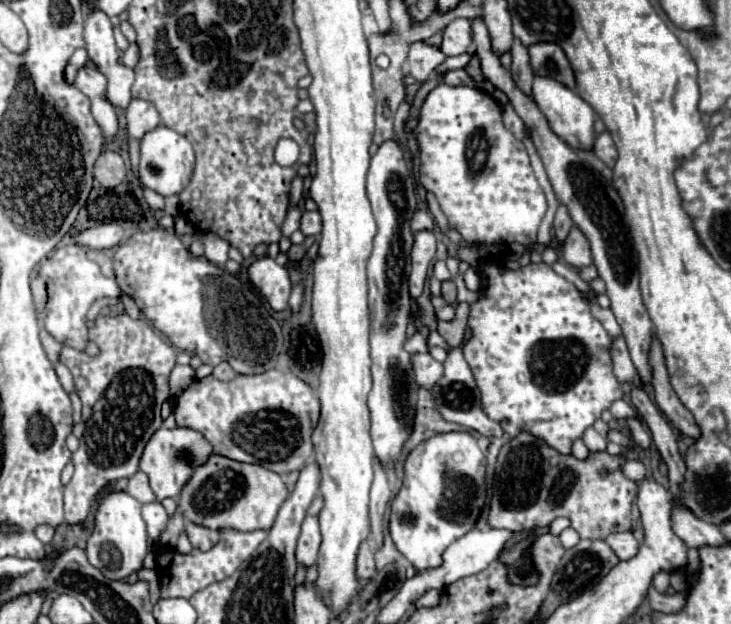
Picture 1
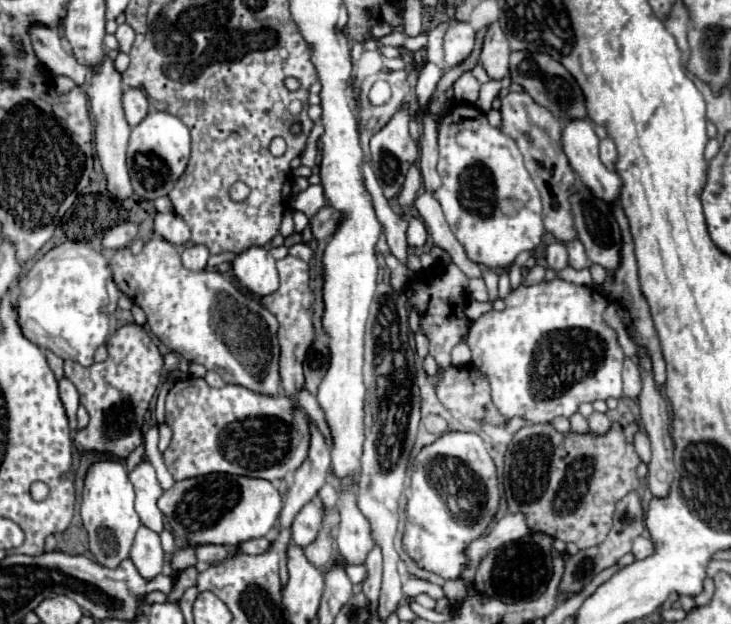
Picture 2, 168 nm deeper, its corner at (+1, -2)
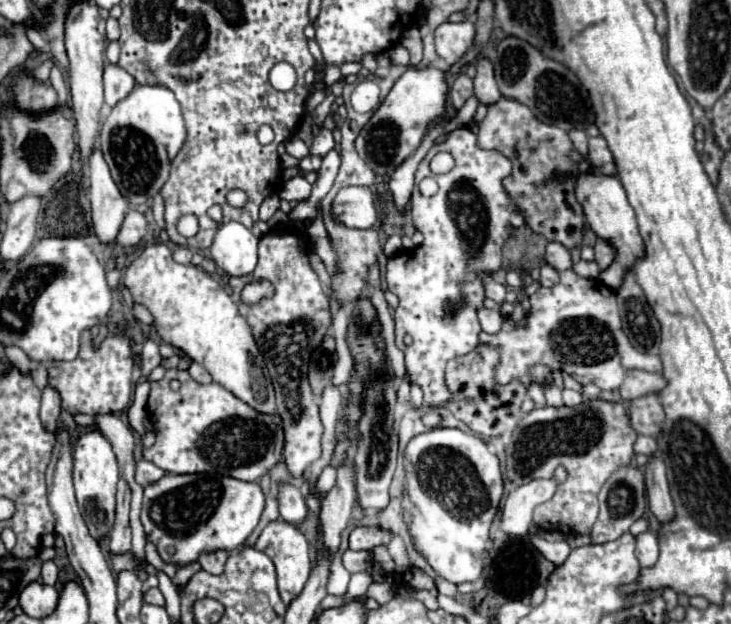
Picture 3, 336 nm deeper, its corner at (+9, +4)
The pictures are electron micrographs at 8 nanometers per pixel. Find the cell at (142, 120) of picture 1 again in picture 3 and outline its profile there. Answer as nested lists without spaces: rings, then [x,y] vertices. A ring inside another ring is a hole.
[[[111,63],[105,65],[103,87],[105,87],[105,103],[109,107],[113,107],[123,97],[127,97],[133,85],[135,85],[135,79],[125,69],[121,69],[119,65],[111,65]]]

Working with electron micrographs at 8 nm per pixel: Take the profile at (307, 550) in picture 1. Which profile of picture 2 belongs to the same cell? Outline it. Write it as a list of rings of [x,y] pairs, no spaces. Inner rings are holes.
[[[307,503],[293,521],[293,527],[291,527],[293,529],[293,545],[303,547],[303,549],[307,545],[311,545],[321,531],[321,521],[323,521],[323,515],[321,515],[319,505]]]

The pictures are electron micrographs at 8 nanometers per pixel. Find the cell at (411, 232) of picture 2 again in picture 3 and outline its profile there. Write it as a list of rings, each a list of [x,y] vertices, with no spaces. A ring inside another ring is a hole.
[[[435,123],[429,133],[425,135],[425,139],[421,141],[419,149],[407,157],[407,161],[403,161],[403,165],[399,165],[399,169],[395,169],[395,173],[391,173],[391,179],[389,179],[389,189],[393,193],[393,199],[397,203],[399,209],[405,209],[409,197],[411,197],[411,191],[413,191],[413,175],[419,167],[419,161],[427,155],[427,151],[433,147],[435,139],[441,135],[443,131],[443,125],[441,123]]]

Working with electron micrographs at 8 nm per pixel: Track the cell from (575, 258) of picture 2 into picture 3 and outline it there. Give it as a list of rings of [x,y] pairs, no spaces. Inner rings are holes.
[[[549,243],[547,249],[545,249],[543,259],[545,259],[547,265],[551,265],[557,271],[565,271],[565,269],[573,267],[573,263],[571,263],[571,251],[565,249],[559,243]]]

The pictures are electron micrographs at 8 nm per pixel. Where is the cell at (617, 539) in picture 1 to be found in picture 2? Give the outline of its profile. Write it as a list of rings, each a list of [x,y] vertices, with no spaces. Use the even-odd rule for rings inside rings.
[[[639,537],[639,539],[635,539],[631,553],[635,555],[635,559],[645,559],[653,553],[653,543],[647,537]]]

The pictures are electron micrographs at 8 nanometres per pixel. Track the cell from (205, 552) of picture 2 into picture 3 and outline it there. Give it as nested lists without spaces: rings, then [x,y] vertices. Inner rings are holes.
[[[213,551],[213,553],[203,553],[199,563],[203,567],[203,571],[211,573],[211,575],[219,575],[223,573],[223,567],[225,567],[225,561],[227,561],[229,553],[227,551]]]

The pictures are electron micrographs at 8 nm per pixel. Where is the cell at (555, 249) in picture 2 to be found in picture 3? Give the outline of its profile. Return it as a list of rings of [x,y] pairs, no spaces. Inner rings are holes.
[[[541,263],[541,279],[539,279],[541,287],[551,287],[557,281],[559,281],[559,273],[553,267],[549,267],[547,263]]]

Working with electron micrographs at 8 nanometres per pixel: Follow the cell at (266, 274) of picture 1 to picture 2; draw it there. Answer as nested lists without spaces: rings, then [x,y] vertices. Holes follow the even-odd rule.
[[[251,247],[233,259],[233,273],[241,285],[259,297],[271,295],[279,289],[279,275],[273,255],[263,247]]]

